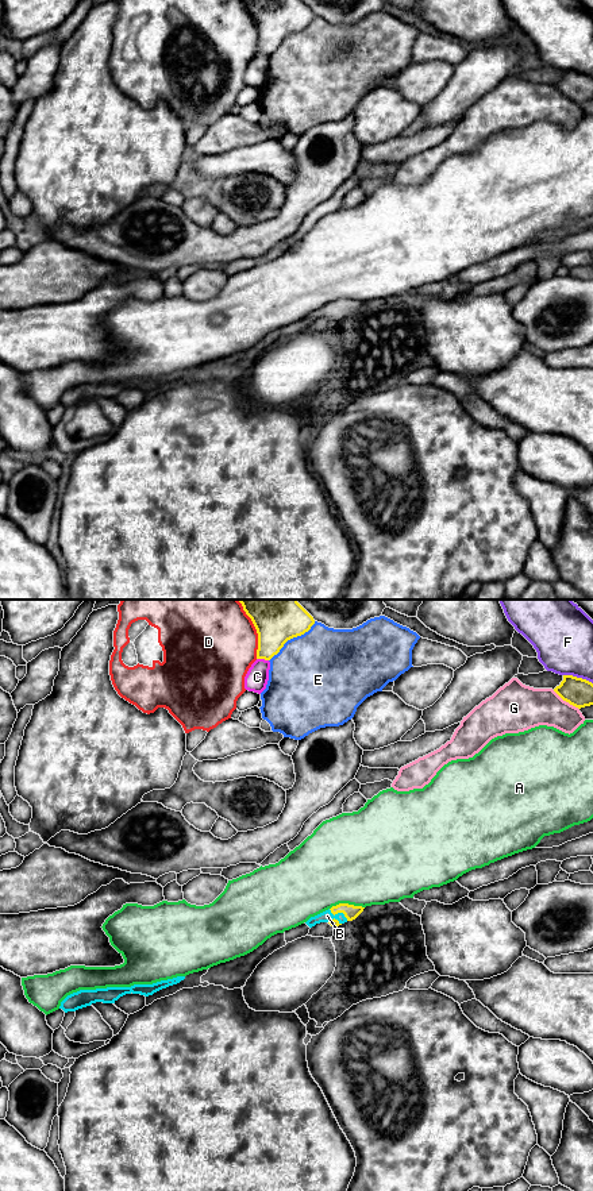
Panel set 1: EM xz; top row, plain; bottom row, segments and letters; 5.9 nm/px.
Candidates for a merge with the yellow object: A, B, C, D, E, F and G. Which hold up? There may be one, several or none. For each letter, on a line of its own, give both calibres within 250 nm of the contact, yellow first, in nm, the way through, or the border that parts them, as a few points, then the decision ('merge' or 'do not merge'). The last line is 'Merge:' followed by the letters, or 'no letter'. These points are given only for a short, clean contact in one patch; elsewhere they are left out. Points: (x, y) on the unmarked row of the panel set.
A: calibres 90 and 500 nm; do not merge
B: calibres 90 and 70 nm; way xz (350, 307), (339, 307), (327, 311); merge
C: calibres 240 and 140 nm; do not merge
D: calibres 240 and 460 nm; do not merge
E: calibres 240 and 480 nm; do not merge
F: calibres 170 and 360 nm; border xz (563, 69), (581, 72), (592, 78); do not merge
G: calibres 170 and 240 nm; do not merge
Merge: B

